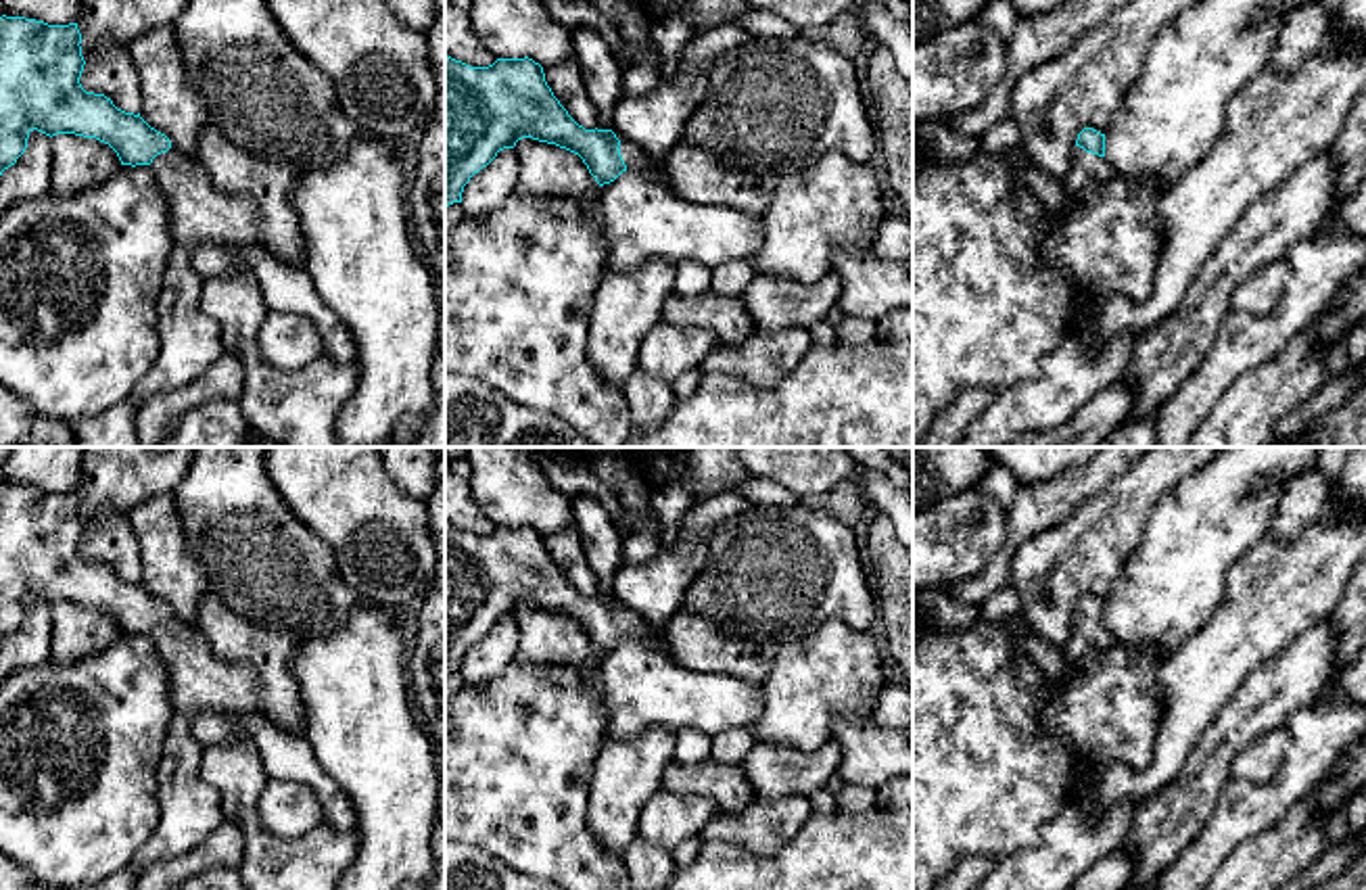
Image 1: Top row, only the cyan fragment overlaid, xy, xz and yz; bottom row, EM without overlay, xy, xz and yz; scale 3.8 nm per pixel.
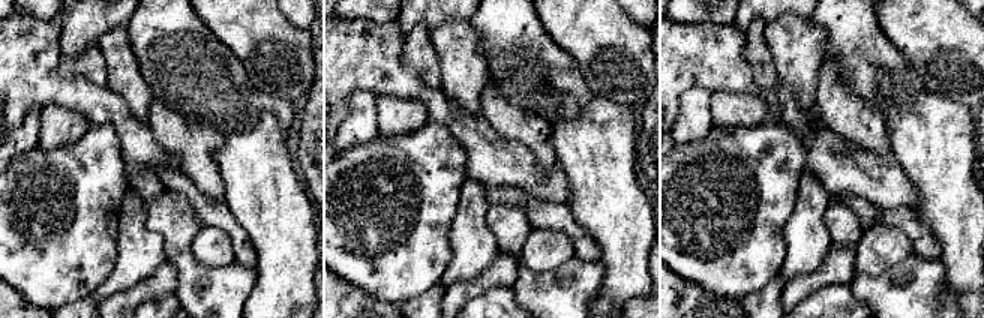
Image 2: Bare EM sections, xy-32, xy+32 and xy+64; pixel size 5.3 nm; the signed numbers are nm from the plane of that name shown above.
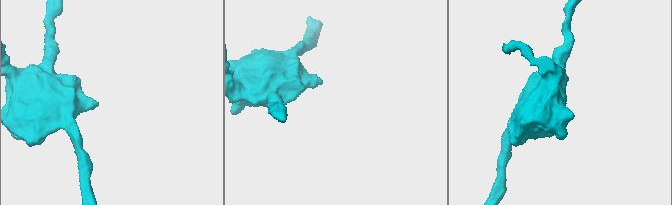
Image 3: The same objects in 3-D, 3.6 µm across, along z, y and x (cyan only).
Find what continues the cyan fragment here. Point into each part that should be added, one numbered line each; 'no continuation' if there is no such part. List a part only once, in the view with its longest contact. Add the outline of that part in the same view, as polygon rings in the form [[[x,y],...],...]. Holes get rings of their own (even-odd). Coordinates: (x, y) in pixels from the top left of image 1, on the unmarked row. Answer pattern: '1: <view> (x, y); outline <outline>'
1: xz (636, 627); outline [[[620,608],[618,616],[627,637],[656,650],[666,650],[664,633],[654,631],[637,612]]]

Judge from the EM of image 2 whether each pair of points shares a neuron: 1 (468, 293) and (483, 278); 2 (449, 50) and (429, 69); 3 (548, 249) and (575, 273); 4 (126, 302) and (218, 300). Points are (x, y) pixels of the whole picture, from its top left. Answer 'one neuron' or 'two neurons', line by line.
1: one neuron
2: two neurons
3: two neurons
4: two neurons

